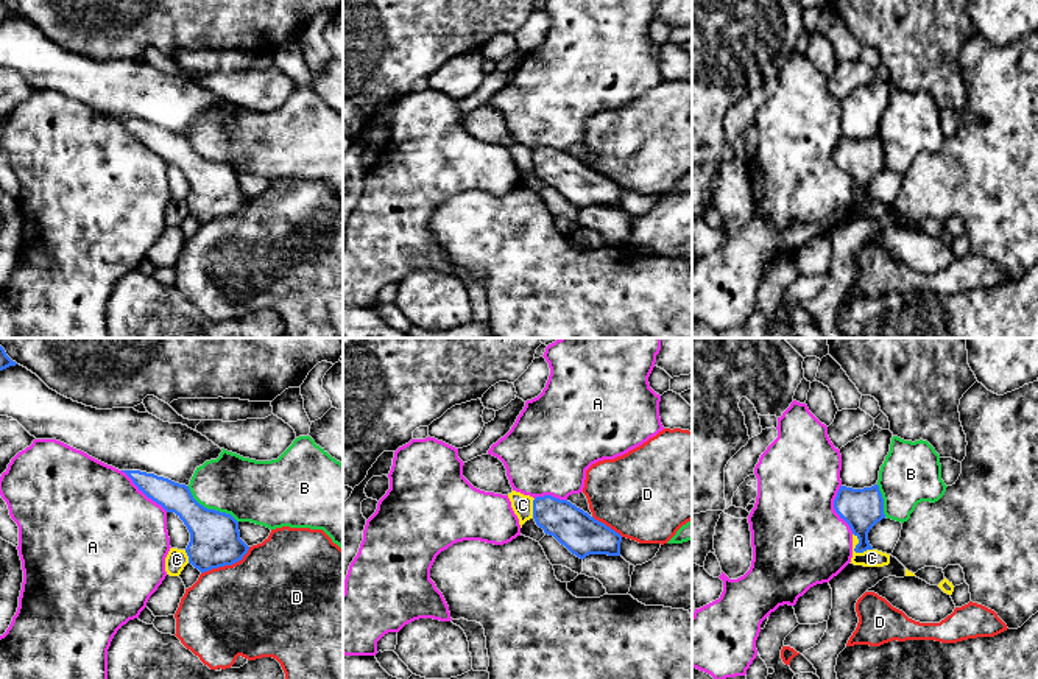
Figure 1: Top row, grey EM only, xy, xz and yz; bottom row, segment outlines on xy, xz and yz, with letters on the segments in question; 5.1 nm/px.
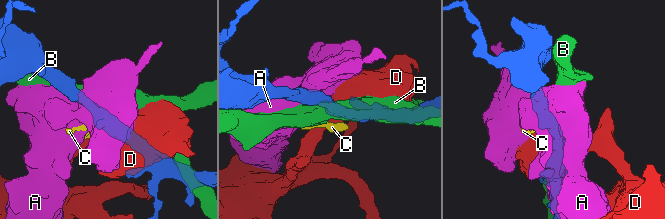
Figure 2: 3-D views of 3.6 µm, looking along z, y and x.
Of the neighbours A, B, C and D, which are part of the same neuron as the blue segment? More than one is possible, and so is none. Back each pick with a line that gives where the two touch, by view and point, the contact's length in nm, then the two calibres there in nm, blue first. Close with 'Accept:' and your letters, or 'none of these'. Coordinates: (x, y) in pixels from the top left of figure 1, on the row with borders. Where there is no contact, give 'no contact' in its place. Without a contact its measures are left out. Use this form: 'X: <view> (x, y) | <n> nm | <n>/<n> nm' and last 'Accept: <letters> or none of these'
Accept: none of these

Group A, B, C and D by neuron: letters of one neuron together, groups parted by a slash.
A / B / C / D

